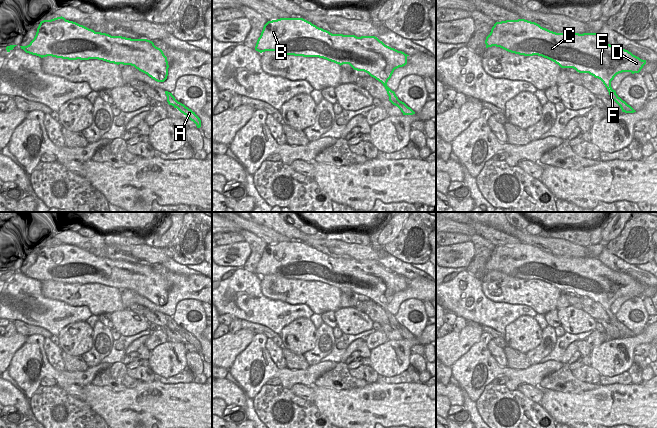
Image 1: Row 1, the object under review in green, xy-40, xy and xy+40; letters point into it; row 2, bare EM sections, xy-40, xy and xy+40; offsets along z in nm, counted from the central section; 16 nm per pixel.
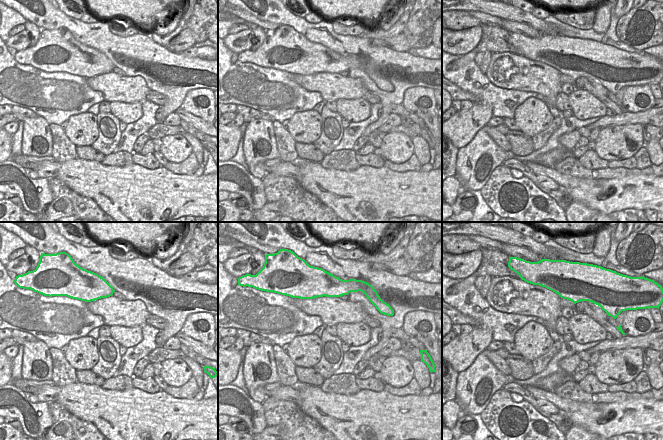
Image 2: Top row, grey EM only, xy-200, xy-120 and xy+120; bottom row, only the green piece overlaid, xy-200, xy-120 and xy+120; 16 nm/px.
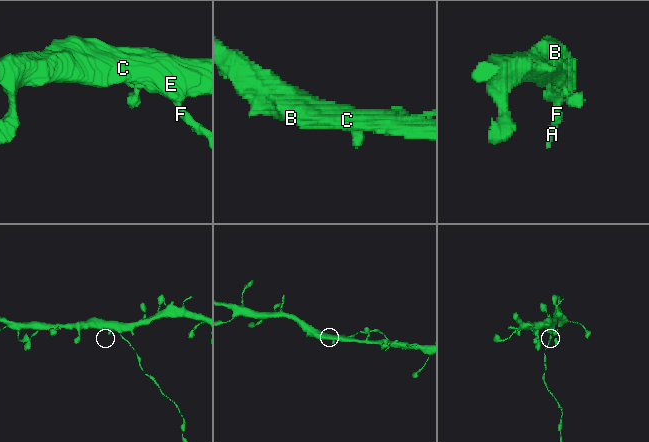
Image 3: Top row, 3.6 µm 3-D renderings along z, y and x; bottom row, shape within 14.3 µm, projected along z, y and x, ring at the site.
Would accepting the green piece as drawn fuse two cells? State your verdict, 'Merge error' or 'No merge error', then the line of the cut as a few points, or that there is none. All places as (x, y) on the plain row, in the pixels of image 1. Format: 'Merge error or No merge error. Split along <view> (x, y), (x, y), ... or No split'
Merge error. Split along xy+40 (606, 310), (611, 312)

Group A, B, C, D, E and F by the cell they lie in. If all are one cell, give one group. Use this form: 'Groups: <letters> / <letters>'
Groups: A F / B C D E

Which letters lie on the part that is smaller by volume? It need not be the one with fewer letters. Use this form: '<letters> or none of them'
A, F

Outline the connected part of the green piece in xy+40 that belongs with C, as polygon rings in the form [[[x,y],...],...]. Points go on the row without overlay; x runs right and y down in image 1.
[[[525,243],[496,246],[485,264],[486,272],[496,270],[508,276],[547,282],[561,292],[573,292],[579,297],[589,297],[600,303],[605,311],[611,311],[611,305],[622,296],[639,297],[646,284],[633,279],[628,274],[614,271],[605,266],[597,257],[556,257]]]

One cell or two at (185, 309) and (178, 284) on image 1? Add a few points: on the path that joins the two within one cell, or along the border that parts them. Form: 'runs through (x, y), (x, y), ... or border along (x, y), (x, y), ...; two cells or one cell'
border along (201, 301), (181, 299), (171, 316); two cells

